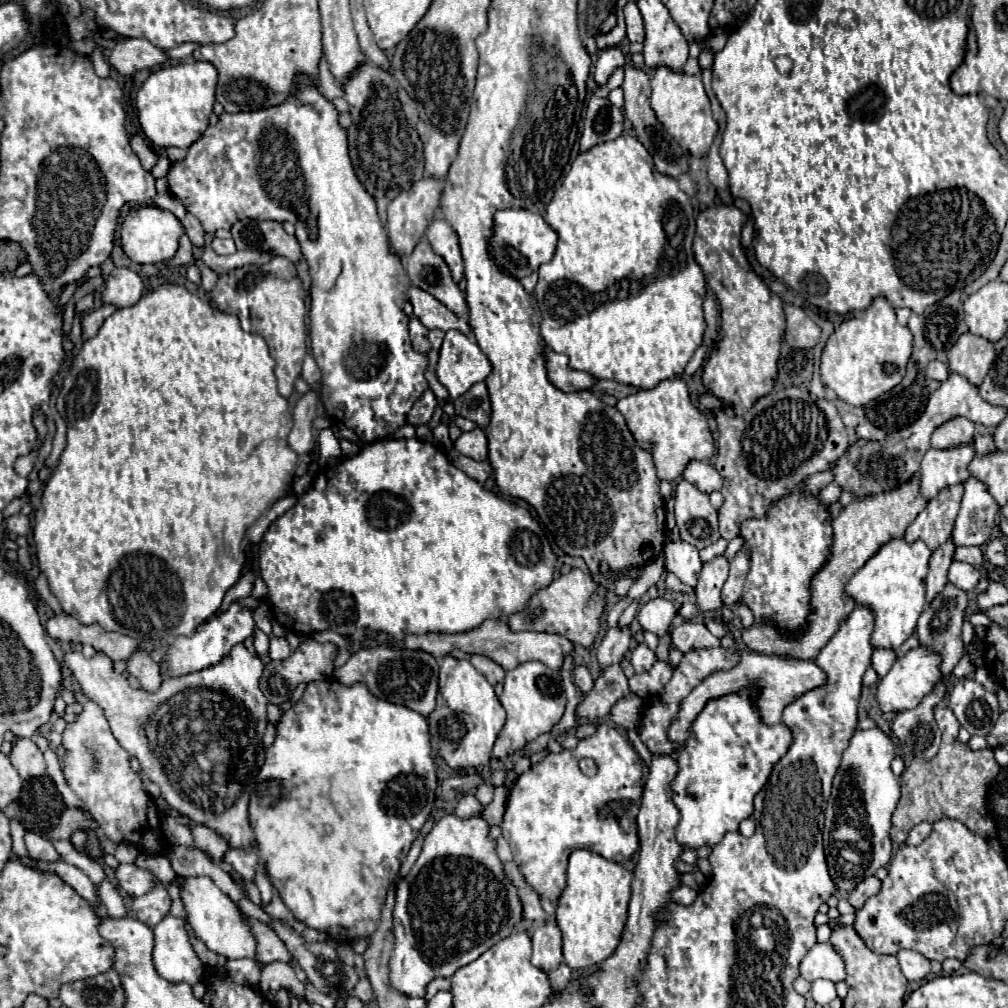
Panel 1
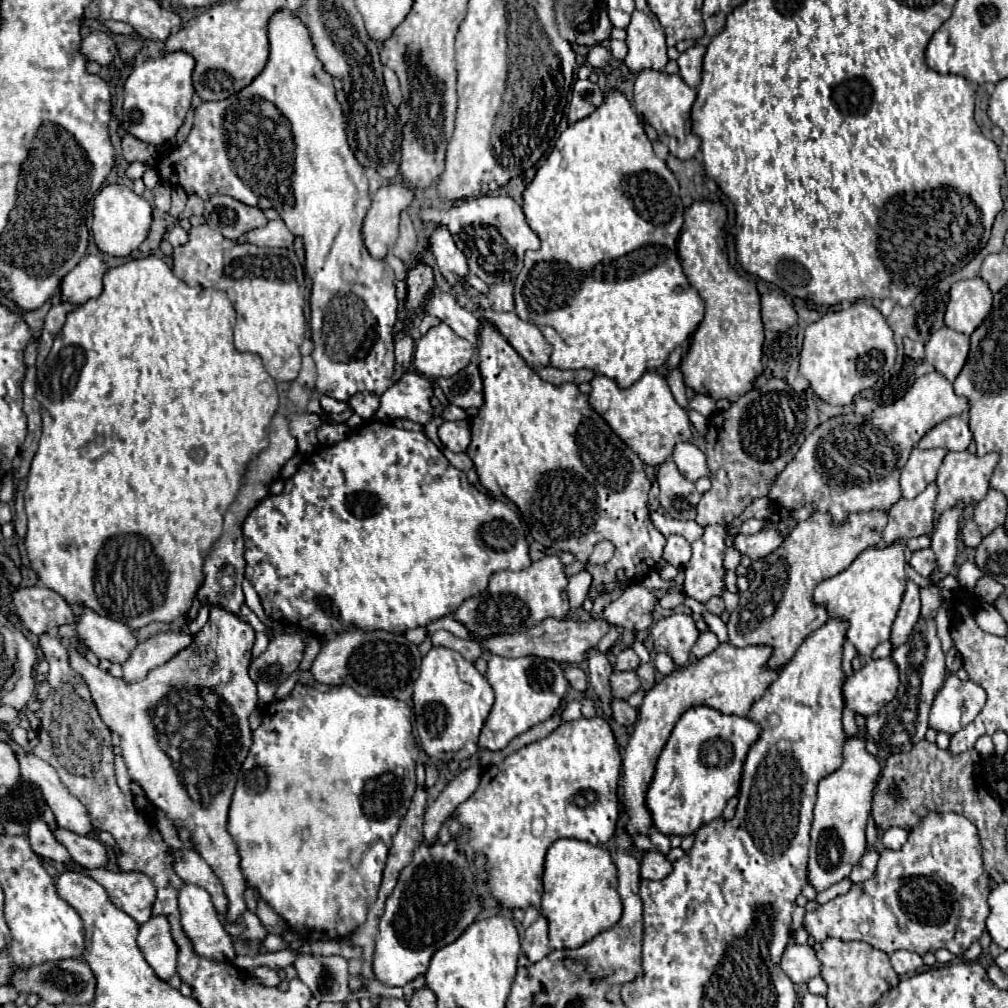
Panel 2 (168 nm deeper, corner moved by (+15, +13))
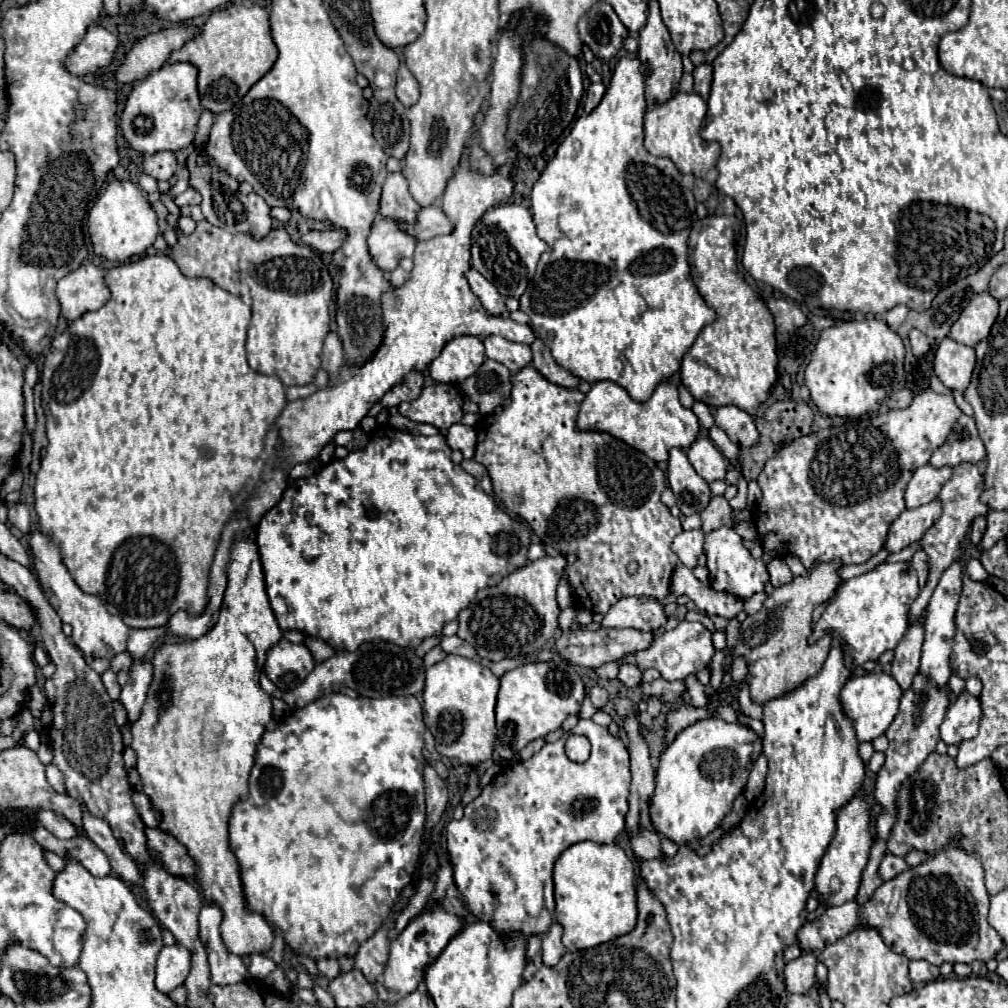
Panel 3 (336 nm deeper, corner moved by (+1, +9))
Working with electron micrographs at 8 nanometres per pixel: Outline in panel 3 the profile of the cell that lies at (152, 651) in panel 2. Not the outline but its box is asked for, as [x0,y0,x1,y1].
[121,661,153,723]

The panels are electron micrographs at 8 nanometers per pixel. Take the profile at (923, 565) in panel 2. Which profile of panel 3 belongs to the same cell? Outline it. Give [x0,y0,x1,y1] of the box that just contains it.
[909,549,929,587]

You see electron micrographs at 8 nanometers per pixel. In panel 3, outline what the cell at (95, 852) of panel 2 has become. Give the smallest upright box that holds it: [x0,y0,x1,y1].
[37,811,81,839]

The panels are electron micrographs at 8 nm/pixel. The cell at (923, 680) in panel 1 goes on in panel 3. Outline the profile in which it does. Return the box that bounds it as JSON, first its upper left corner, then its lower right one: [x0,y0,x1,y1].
[841,671,903,741]

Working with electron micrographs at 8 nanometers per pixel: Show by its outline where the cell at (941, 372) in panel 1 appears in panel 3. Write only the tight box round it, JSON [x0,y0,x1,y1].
[909,329,929,357]

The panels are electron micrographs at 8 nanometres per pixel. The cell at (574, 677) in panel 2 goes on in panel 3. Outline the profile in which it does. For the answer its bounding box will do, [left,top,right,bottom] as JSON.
[589,685,609,709]

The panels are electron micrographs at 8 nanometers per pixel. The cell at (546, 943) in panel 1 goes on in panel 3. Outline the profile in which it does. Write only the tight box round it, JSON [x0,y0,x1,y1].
[541,921,565,965]

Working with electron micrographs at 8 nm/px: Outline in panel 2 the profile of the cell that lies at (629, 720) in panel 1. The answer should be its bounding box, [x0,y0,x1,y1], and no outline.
[611,699,637,727]

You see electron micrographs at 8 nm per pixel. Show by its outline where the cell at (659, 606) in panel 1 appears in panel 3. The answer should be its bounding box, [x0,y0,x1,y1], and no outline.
[601,597,667,631]

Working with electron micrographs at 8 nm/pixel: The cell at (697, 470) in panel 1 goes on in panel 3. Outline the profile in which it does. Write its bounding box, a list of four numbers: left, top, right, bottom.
[687,439,727,483]

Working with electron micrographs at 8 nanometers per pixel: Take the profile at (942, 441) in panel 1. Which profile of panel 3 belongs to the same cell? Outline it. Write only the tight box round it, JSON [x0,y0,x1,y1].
[929,415,985,467]

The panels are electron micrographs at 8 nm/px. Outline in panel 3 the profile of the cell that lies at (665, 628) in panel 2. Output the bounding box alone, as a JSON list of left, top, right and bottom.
[635,621,715,681]

